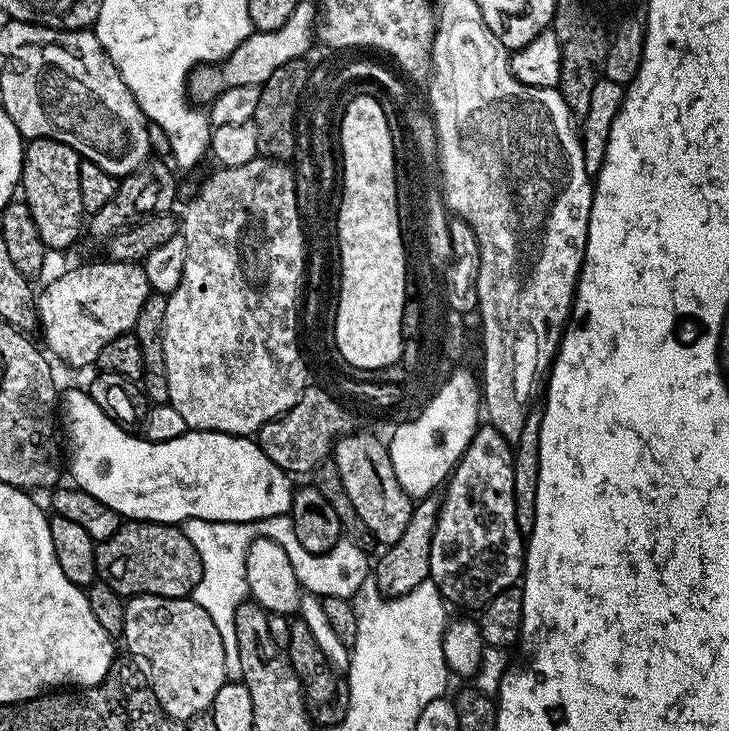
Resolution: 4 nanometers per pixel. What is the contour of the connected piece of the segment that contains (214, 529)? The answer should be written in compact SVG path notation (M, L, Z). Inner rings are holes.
M291 515L275 516L265 520L256 520L253 524L214 522L213 520L185 520L182 527L186 538L190 538L194 550L198 550L198 558L202 562L202 578L195 590L191 592L191 599L195 600L198 606L202 606L202 610L206 610L206 614L210 614L210 619L214 621L214 626L218 626L218 634L222 634L222 650L226 650L226 674L228 675L228 680L240 682L242 681L242 662L238 659L238 634L234 630L234 614L238 610L238 606L243 604L249 595L248 579L246 578L248 547L256 541L257 536L272 538L280 534L276 532L291 533L292 517Z

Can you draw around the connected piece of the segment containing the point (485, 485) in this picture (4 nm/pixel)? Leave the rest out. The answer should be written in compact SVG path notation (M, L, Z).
M491 426L477 427L474 438L466 446L462 458L452 470L442 492L440 513L436 515L434 538L430 542L430 579L449 605L483 609L502 590L513 587L524 575L526 540L518 530L514 514L513 445Z

